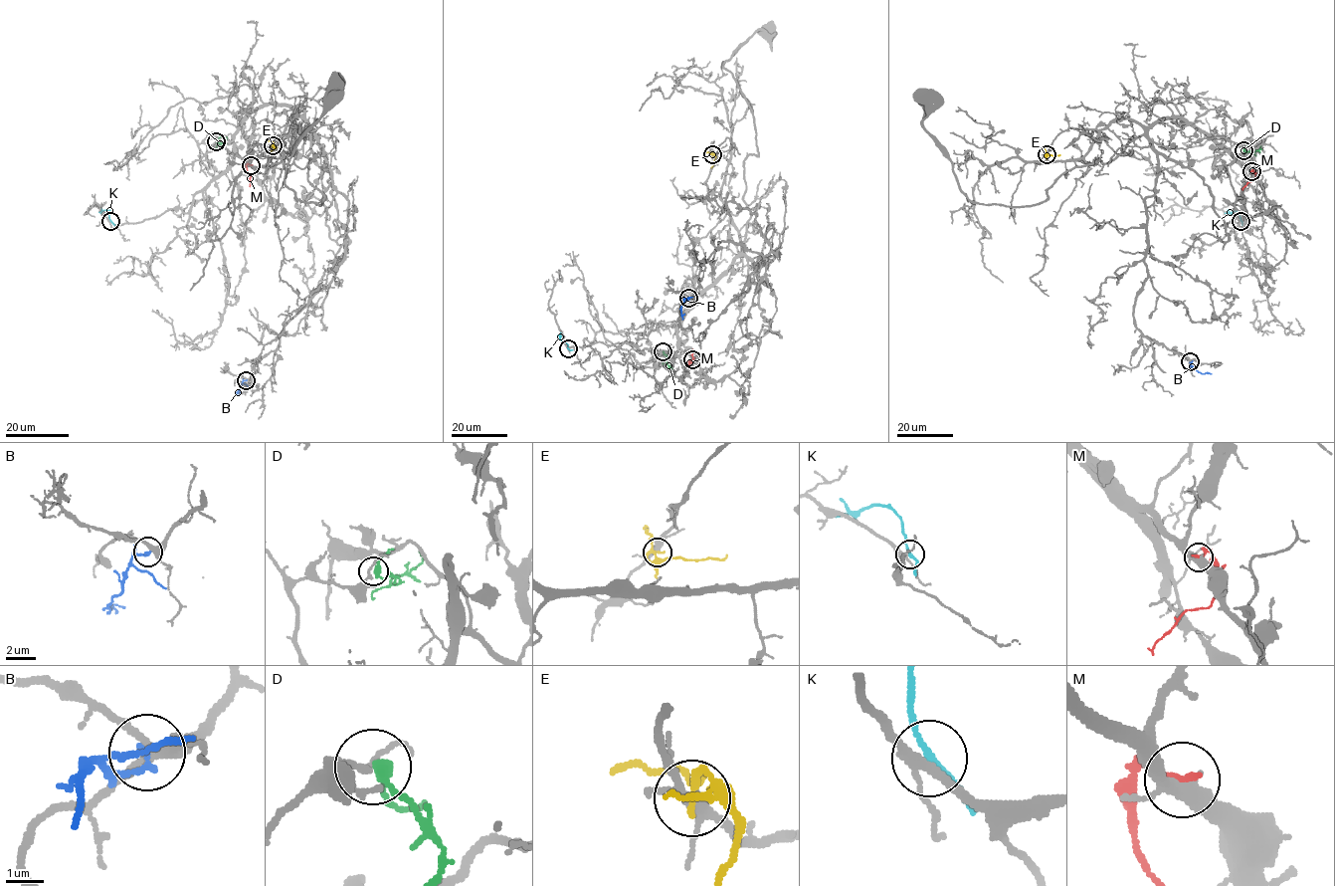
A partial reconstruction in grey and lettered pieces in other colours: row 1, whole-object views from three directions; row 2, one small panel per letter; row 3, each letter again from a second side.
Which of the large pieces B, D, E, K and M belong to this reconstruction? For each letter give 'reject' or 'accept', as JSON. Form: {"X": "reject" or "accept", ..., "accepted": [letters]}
{"B": "reject", "D": "reject", "E": "reject", "K": "reject", "M": "reject", "accepted": []}

